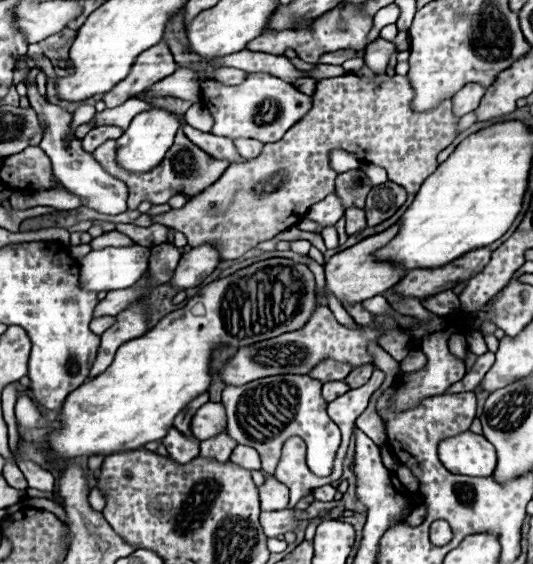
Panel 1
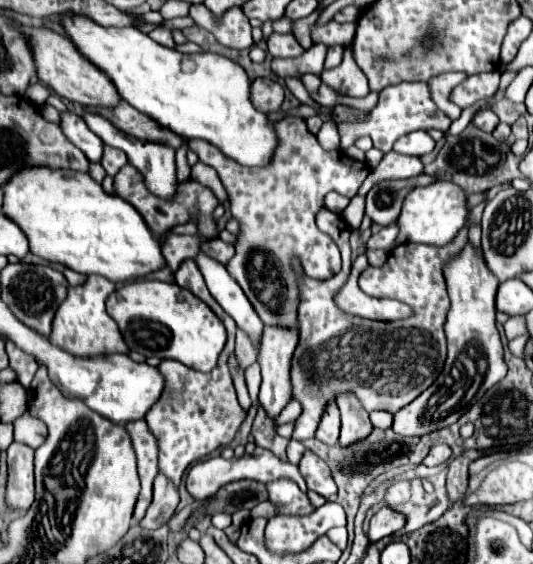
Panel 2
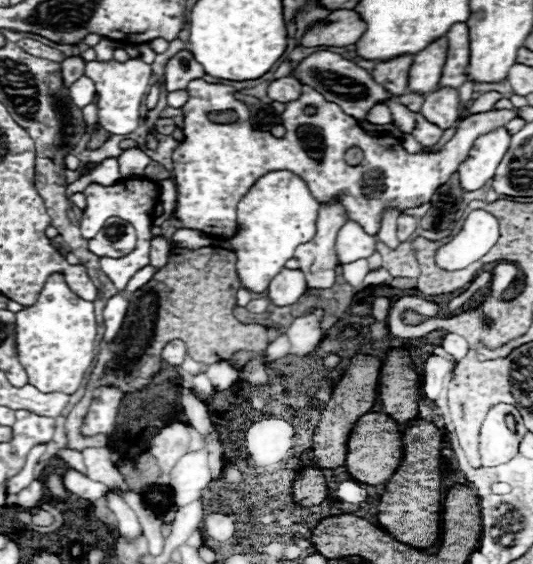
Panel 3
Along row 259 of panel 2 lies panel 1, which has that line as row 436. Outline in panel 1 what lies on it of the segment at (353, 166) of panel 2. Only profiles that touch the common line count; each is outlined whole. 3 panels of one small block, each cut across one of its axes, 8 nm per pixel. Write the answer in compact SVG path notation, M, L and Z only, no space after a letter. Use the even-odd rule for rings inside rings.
M268 376L244 384L242 388L226 386L222 404L228 416L228 434L244 446L258 450L262 470L274 474L280 460L282 444L292 438L304 438L307 447L306 463L316 476L330 476L336 448L340 446L340 430L326 414L328 402L322 398L322 382L310 376Z

